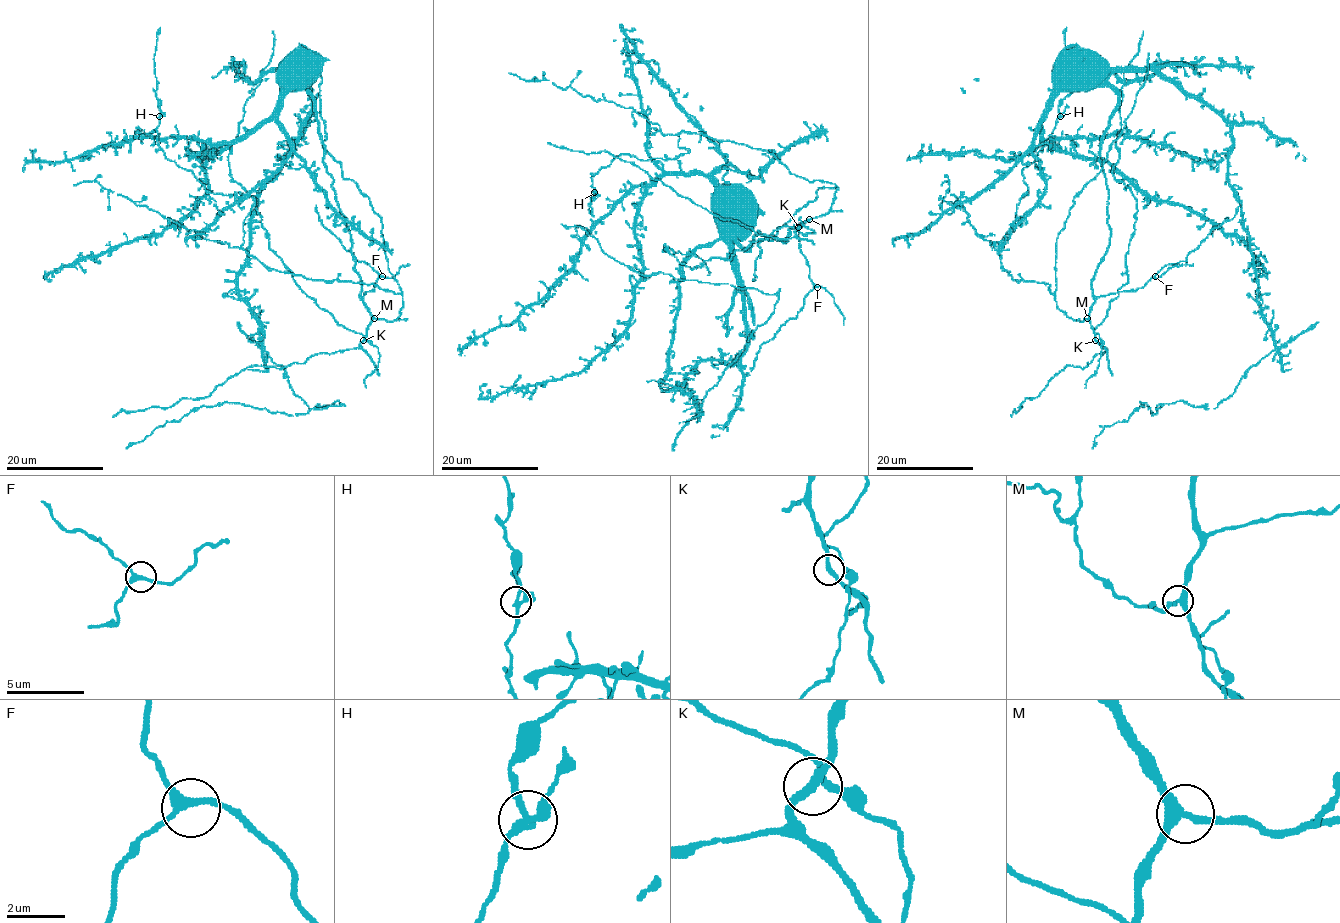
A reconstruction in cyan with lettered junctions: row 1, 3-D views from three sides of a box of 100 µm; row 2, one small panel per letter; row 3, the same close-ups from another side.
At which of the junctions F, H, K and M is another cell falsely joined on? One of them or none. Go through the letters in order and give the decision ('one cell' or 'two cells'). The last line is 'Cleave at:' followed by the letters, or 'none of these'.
F: one cell
H: one cell
K: one cell
M: one cell
Cleave at: none of these

